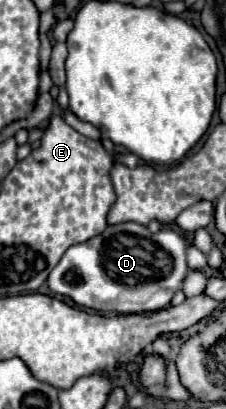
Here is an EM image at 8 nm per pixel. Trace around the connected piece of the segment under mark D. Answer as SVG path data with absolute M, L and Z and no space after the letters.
M123 222L115 226L107 226L103 234L71 246L61 262L53 268L47 278L49 290L61 296L71 298L75 304L101 310L101 312L119 312L119 314L143 314L143 312L157 312L159 308L169 306L173 294L181 288L189 266L185 260L187 242L173 230L159 230L151 236L151 232L135 222Z

